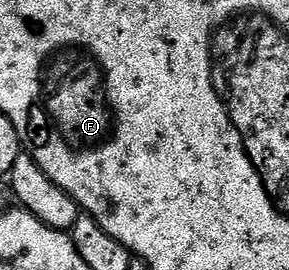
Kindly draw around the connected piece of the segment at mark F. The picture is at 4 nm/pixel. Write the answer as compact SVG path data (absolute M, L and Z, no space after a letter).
M60 44L48 56L40 56L40 72L36 72L36 92L32 92L32 132L22 145L34 155L40 140L60 140L68 148L68 156L84 156L84 152L104 152L116 140L120 116L112 104L112 88L108 88L108 68L100 60L100 52L92 52L88 44Z

